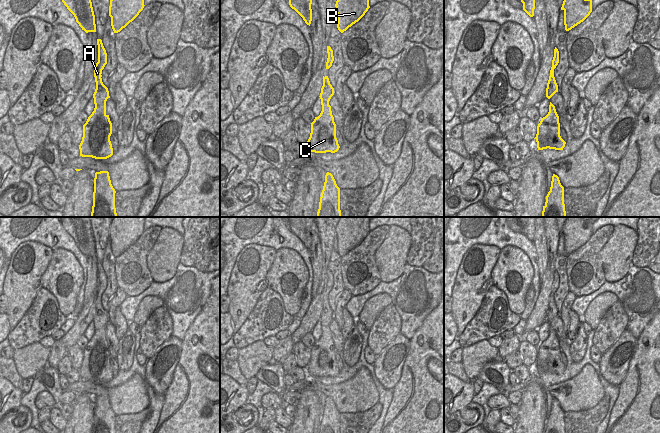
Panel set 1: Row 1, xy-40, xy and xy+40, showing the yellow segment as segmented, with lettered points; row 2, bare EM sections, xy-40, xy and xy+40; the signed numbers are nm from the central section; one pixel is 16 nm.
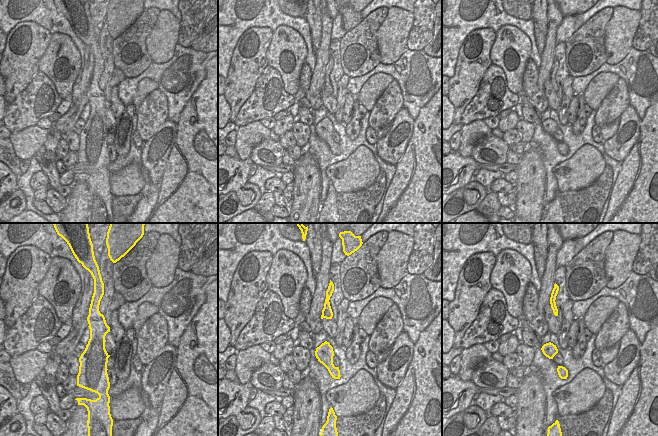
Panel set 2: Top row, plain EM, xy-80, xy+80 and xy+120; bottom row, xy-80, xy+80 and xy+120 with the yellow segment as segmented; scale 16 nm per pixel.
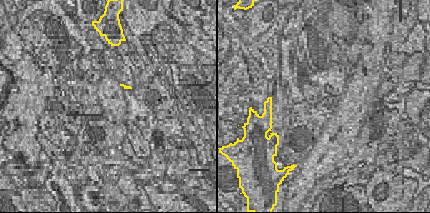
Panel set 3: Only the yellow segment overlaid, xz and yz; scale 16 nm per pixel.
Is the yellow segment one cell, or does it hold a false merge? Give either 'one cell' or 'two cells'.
one cell

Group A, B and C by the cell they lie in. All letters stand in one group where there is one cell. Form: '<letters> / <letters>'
A B C

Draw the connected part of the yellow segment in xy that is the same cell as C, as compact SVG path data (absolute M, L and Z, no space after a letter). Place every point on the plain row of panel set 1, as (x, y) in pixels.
M323 300L320 323L322 335L311 347L311 357L307 365L308 375L315 377L335 377L340 370L336 362L336 348L332 339L329 325L334 319L334 312L330 308L328 300Z

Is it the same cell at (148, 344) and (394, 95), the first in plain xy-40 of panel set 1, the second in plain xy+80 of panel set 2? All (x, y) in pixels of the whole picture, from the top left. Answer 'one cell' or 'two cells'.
one cell

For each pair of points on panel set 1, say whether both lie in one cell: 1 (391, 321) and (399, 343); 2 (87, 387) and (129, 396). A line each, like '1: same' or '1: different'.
1: different
2: same

